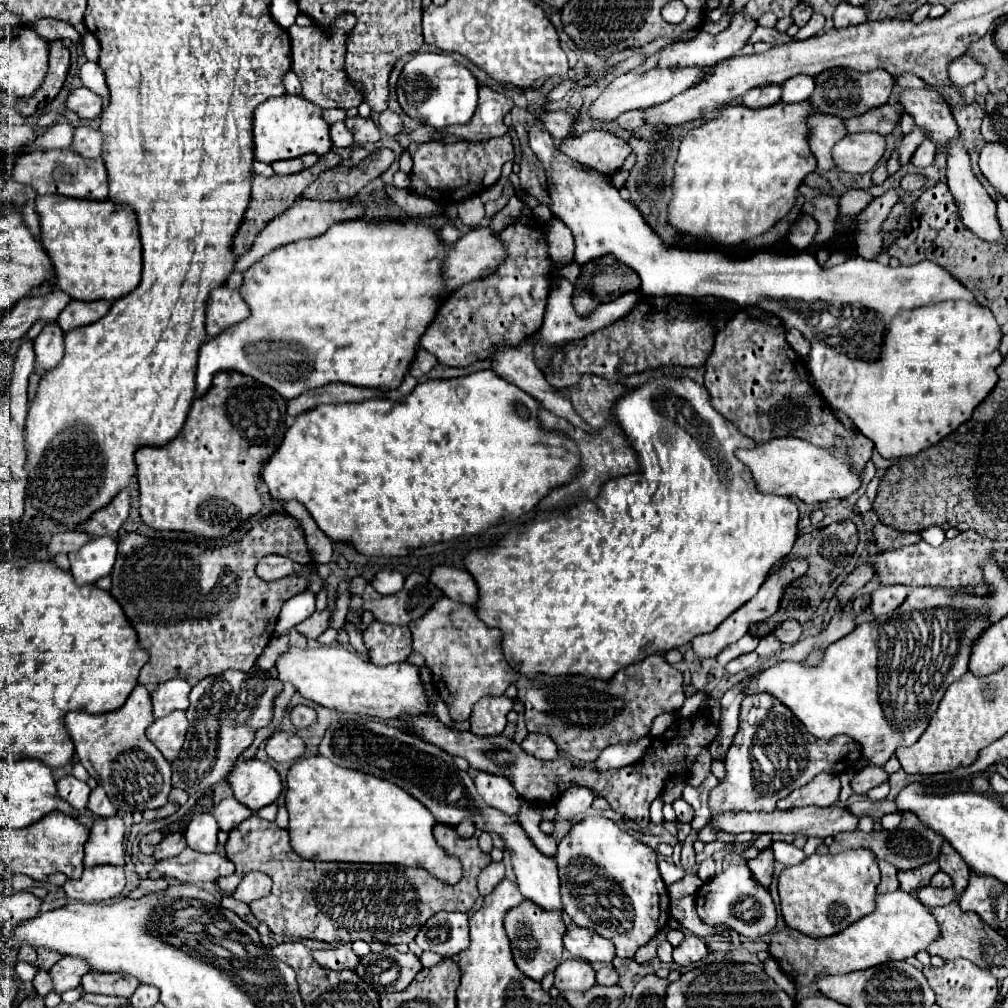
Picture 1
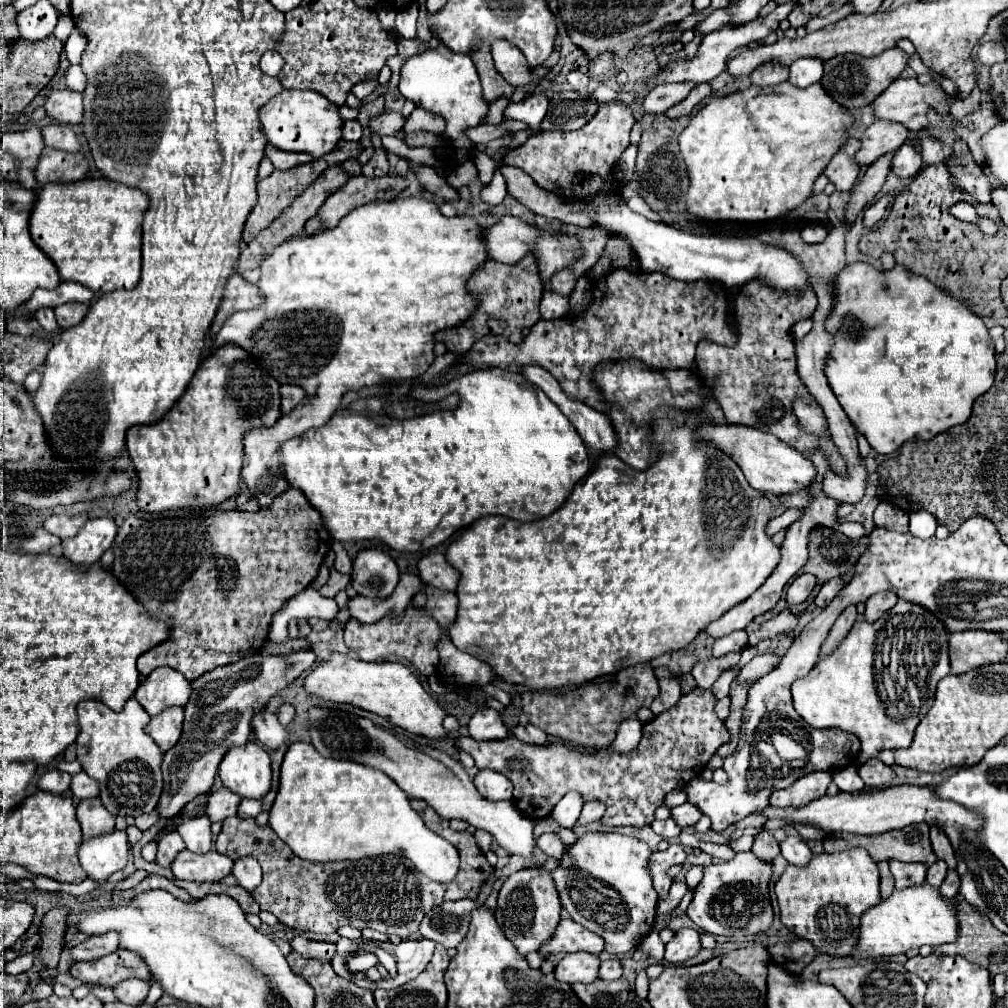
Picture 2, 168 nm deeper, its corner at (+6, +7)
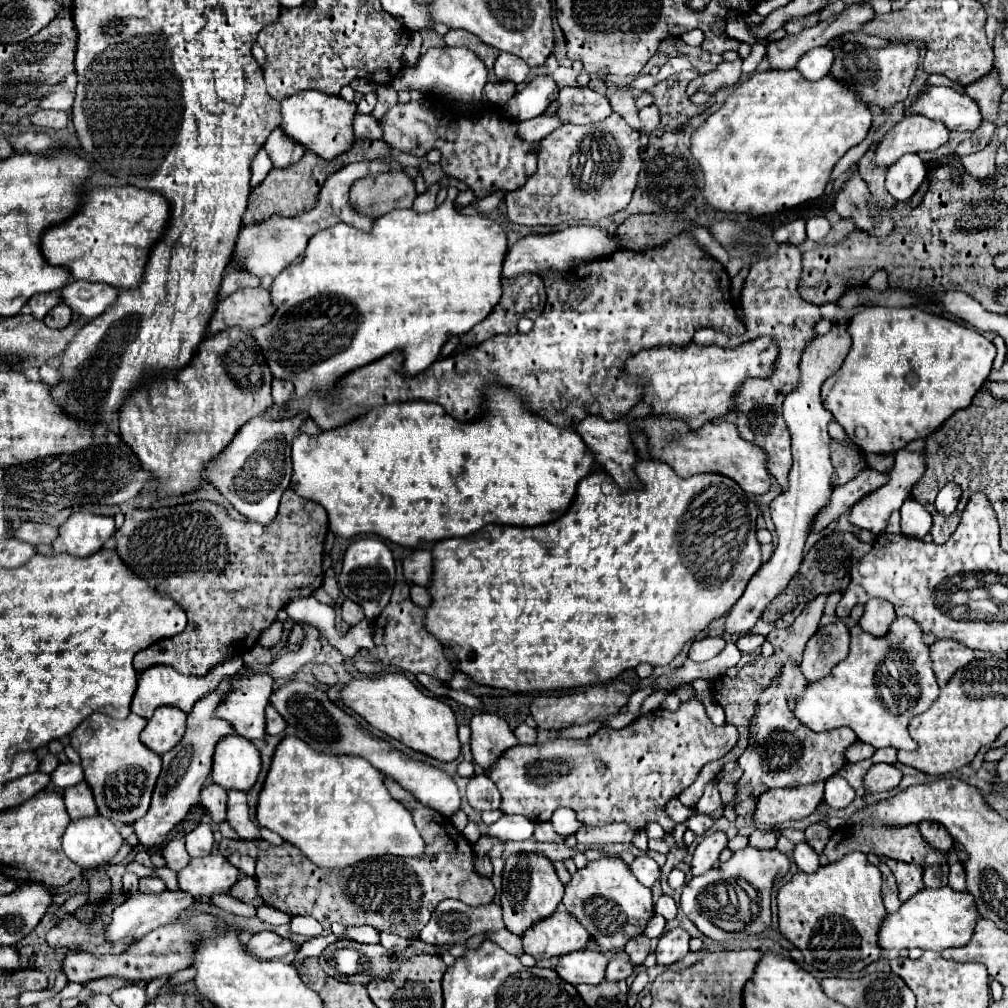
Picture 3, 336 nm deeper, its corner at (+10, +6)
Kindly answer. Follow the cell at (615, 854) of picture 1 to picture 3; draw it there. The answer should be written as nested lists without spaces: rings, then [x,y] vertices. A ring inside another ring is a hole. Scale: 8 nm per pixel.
[[[602,856],[588,862],[588,866],[576,870],[564,892],[566,910],[590,932],[600,948],[606,950],[624,950],[626,942],[644,934],[646,924],[654,916],[652,892],[640,884],[628,864],[618,856]]]

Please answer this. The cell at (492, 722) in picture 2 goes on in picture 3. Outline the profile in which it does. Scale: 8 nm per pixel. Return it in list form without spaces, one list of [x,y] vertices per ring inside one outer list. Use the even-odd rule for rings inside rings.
[[[476,714],[470,722],[470,728],[472,728],[470,746],[474,762],[480,764],[482,768],[484,766],[488,768],[502,754],[502,750],[506,752],[508,748],[518,744],[506,720],[496,714]]]

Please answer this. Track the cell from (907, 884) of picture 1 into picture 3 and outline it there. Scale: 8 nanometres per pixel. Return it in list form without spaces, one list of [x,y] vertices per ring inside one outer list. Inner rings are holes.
[[[888,860],[886,864],[888,864],[888,868],[892,870],[892,874],[896,876],[898,890],[900,890],[900,900],[902,900],[902,902],[924,888],[922,868],[920,868],[920,866],[906,864],[906,862],[898,862],[898,860]]]

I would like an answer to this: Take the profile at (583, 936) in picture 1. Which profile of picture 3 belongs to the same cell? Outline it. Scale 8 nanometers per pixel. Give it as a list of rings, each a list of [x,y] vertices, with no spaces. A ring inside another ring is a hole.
[[[554,912],[550,918],[538,922],[522,936],[526,954],[534,956],[536,960],[564,956],[574,950],[584,950],[588,948],[590,940],[592,938],[586,932],[586,928],[582,928],[582,924],[566,912]]]

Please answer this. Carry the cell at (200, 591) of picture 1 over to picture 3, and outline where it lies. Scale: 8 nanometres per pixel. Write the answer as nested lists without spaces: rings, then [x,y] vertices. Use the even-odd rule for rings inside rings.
[[[288,488],[284,494],[282,494],[282,500],[280,500],[280,510],[278,510],[278,516],[262,526],[262,524],[256,524],[256,522],[238,522],[238,520],[232,520],[226,510],[214,502],[206,502],[206,500],[198,500],[198,502],[190,502],[190,504],[178,504],[178,506],[172,506],[172,508],[158,508],[158,510],[130,510],[126,512],[126,520],[122,524],[122,528],[116,530],[116,552],[118,556],[122,558],[122,562],[136,574],[140,576],[142,580],[146,580],[158,594],[166,596],[166,598],[172,598],[176,604],[180,604],[186,614],[188,614],[188,626],[184,632],[168,638],[168,640],[162,640],[162,642],[156,642],[152,644],[150,648],[138,652],[134,656],[134,668],[136,672],[144,672],[152,666],[158,666],[158,664],[166,664],[166,666],[172,666],[176,668],[178,672],[186,674],[186,676],[204,676],[212,670],[212,666],[228,660],[228,658],[234,658],[234,656],[244,656],[246,650],[252,650],[260,638],[260,634],[276,620],[278,612],[294,598],[300,598],[300,596],[310,596],[316,588],[322,586],[322,554],[324,554],[324,540],[326,540],[326,534],[328,534],[328,518],[326,518],[326,510],[322,506],[318,506],[316,502],[310,502],[302,496],[298,496],[292,488]]]

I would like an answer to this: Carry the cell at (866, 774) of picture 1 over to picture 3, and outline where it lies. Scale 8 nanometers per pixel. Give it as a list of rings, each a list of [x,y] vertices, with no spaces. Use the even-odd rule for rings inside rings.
[[[872,764],[864,776],[864,788],[868,792],[884,792],[896,788],[902,780],[902,772],[892,764]]]

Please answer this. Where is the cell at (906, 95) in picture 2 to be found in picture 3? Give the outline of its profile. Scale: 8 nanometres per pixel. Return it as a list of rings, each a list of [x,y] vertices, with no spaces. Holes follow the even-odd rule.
[[[930,86],[920,92],[908,108],[912,114],[940,120],[950,132],[972,132],[980,126],[982,114],[976,102],[946,86]]]

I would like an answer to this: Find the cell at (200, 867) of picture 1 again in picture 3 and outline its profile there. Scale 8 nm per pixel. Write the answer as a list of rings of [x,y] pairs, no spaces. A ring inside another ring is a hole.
[[[210,854],[204,858],[192,858],[186,868],[178,872],[180,890],[192,896],[228,894],[230,886],[238,880],[238,868],[224,856]]]

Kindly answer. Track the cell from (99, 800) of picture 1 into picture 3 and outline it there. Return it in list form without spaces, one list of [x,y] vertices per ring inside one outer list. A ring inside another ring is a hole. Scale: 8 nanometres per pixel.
[[[72,762],[60,764],[60,766],[50,774],[50,778],[52,778],[52,784],[54,784],[56,788],[62,788],[62,790],[66,790],[66,788],[70,788],[70,786],[76,786],[78,782],[84,782],[82,768],[80,768],[78,764],[72,764]]]

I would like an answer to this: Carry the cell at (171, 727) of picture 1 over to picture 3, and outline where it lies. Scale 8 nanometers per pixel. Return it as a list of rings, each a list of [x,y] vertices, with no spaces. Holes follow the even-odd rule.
[[[160,706],[142,730],[140,740],[156,754],[164,754],[180,742],[184,730],[186,714],[174,706]]]

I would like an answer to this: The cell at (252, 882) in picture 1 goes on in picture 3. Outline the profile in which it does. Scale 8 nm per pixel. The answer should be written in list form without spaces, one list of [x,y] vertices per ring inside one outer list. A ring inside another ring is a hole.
[[[230,854],[228,860],[246,876],[254,876],[254,858],[242,856],[242,854]]]

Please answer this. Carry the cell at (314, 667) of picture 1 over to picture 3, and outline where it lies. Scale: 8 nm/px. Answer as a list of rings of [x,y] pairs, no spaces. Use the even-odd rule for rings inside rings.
[[[386,672],[378,674],[376,678],[352,678],[340,688],[338,694],[344,706],[352,708],[370,726],[400,740],[408,748],[424,752],[442,762],[452,762],[458,758],[460,742],[454,712],[444,702],[422,694],[402,672]]]

